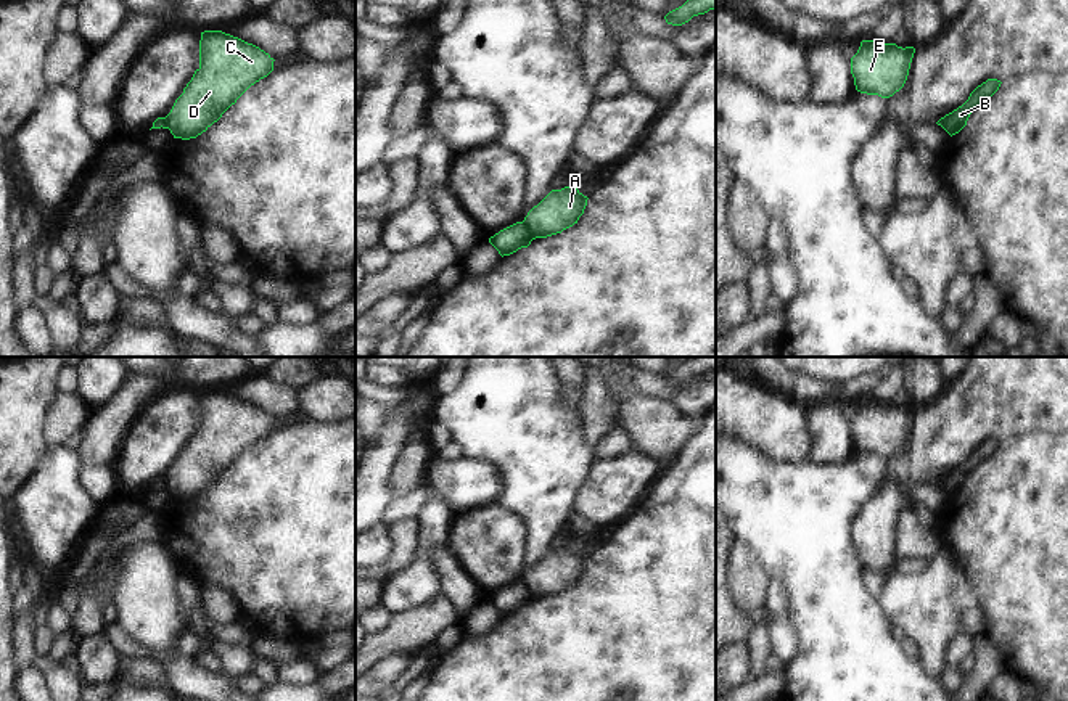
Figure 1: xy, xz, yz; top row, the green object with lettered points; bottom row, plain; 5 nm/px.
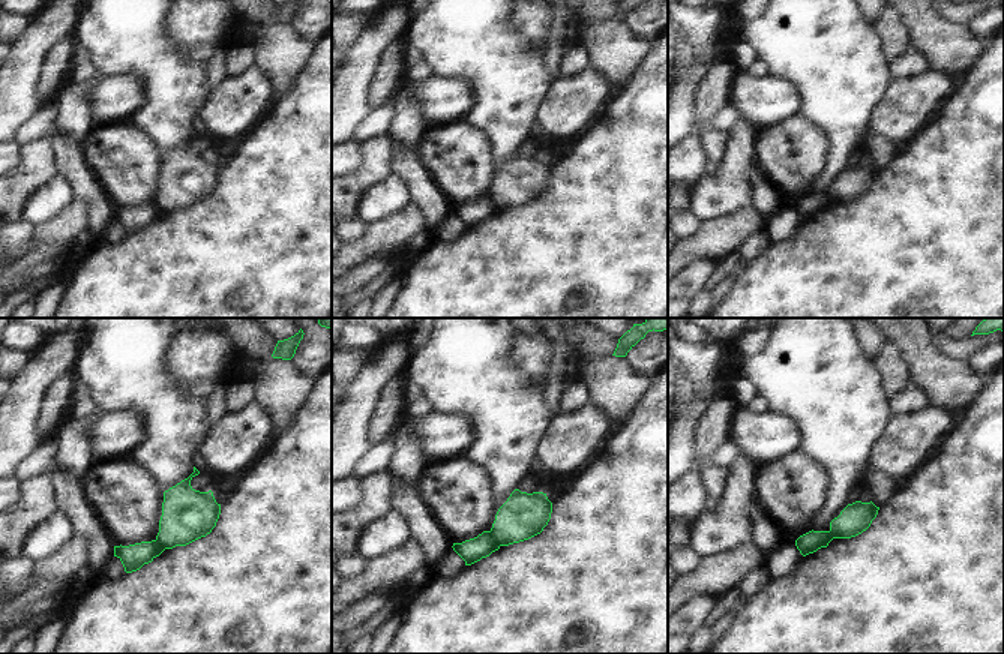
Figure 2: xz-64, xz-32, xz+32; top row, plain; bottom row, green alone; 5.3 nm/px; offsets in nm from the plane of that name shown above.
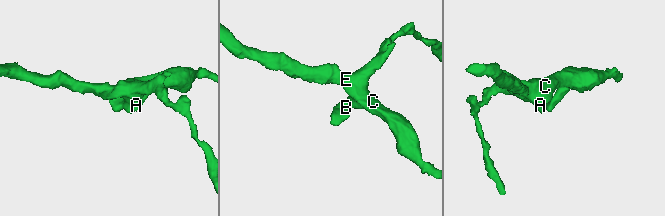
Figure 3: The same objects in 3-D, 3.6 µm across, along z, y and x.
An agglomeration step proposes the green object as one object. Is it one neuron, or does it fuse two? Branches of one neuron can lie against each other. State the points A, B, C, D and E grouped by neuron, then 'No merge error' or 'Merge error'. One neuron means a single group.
Groups: A C D E / B. Merge error.

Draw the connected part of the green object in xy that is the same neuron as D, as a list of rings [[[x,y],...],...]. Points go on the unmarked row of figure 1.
[[[204,391],[199,428],[166,476],[174,498],[206,492],[256,442],[273,431],[273,418],[259,407],[222,391]]]

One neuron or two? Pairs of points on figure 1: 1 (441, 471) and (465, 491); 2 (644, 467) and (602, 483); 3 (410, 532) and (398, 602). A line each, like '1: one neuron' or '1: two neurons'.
1: one neuron
2: one neuron
3: two neurons

